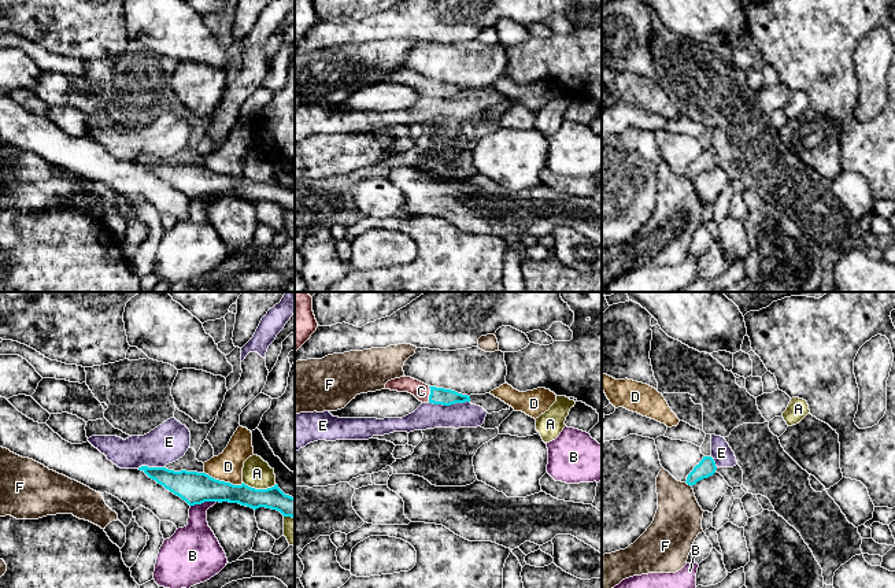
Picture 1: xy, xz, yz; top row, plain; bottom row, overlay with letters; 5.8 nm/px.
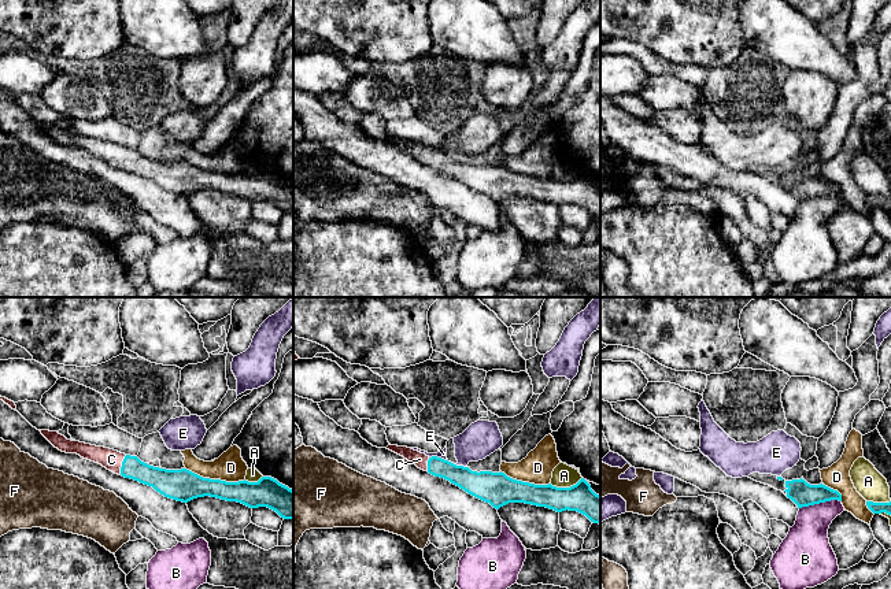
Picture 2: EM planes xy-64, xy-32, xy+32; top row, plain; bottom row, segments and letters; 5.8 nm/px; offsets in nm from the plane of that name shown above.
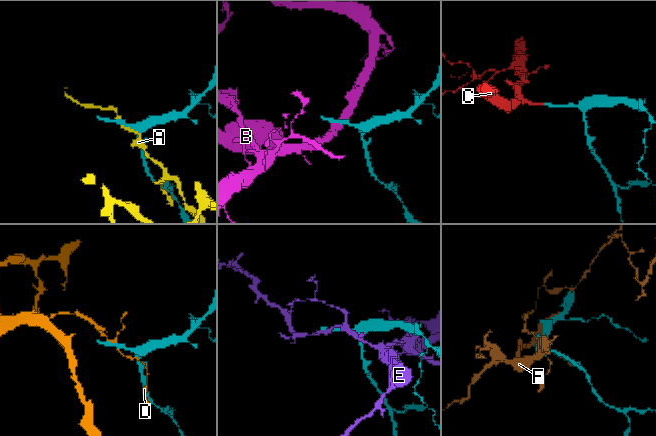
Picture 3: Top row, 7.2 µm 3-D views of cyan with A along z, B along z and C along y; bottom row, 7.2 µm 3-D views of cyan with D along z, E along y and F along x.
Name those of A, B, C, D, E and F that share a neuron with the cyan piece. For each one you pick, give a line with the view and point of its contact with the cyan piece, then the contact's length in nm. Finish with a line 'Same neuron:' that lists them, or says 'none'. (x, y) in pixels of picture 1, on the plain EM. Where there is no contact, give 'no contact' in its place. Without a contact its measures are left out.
C: contact xz (429, 88); length 100 nm
Same neuron: C

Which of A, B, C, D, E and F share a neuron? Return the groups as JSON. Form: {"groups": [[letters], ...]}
{"groups": [["A"], ["B"], ["C"], ["D"], ["E"], ["F"]]}

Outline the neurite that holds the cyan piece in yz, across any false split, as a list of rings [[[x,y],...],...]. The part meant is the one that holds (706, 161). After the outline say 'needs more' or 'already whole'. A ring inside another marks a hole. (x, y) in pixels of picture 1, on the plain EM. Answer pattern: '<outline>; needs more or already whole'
[[[703,149],[703,152],[694,160],[687,170],[688,178],[695,178],[698,174],[713,169],[717,163],[715,155],[711,149]]]; already whole

